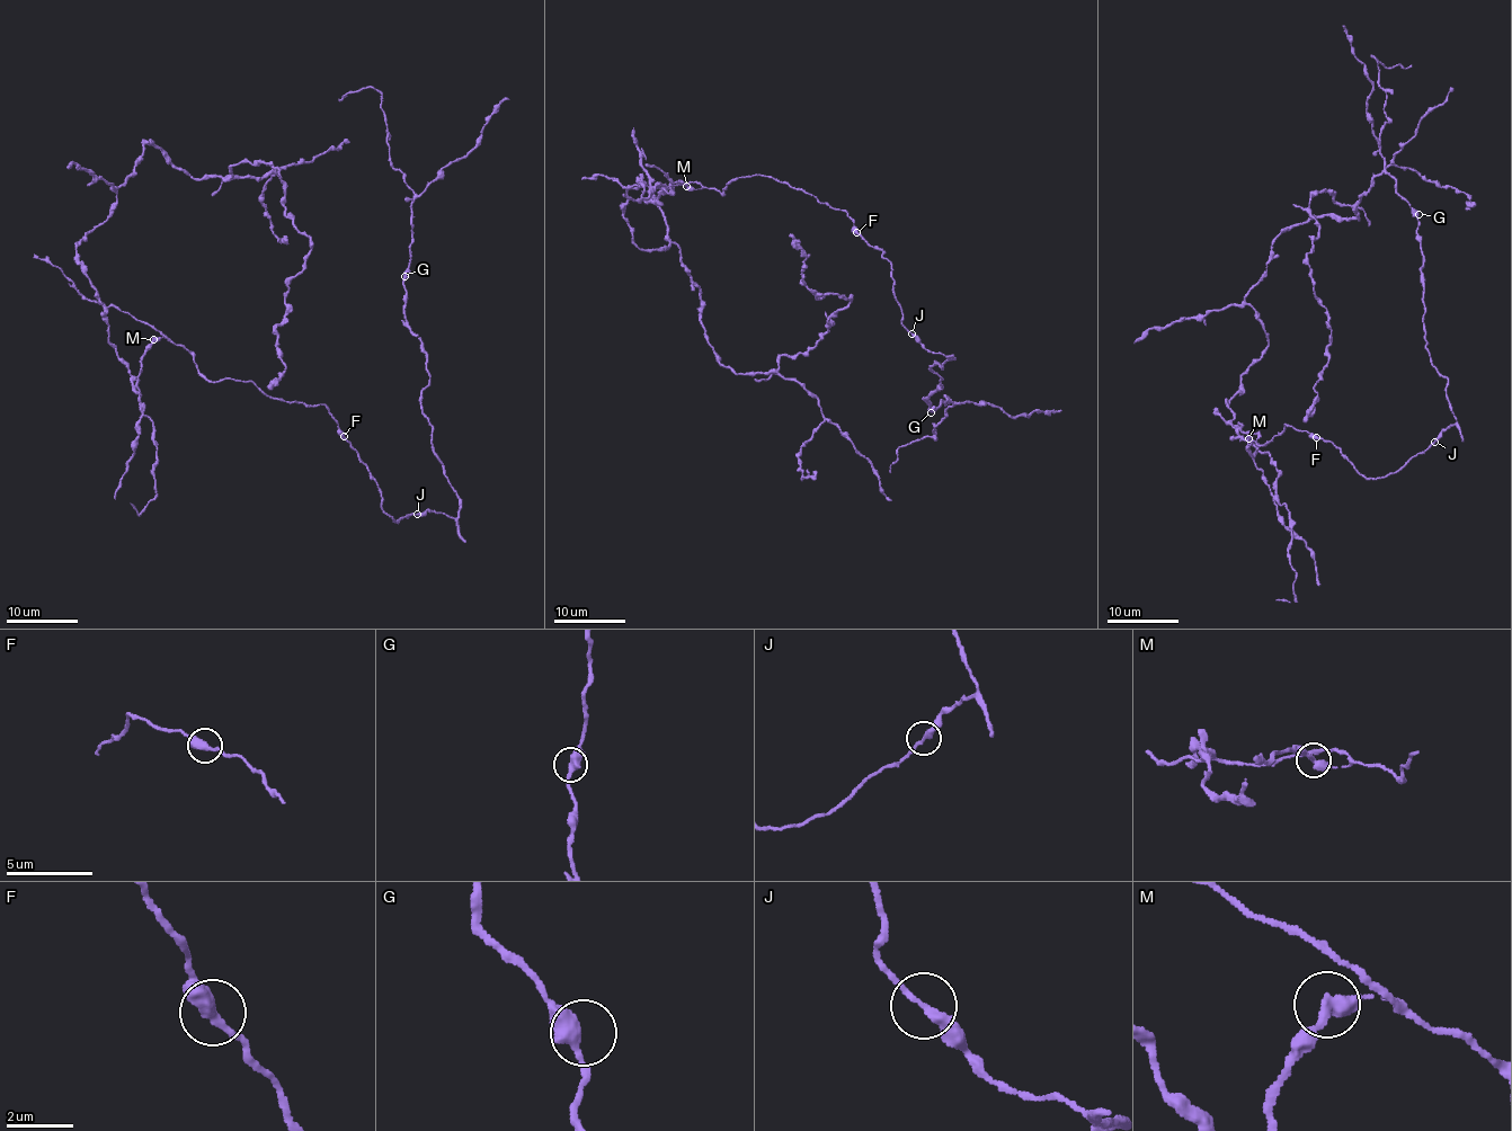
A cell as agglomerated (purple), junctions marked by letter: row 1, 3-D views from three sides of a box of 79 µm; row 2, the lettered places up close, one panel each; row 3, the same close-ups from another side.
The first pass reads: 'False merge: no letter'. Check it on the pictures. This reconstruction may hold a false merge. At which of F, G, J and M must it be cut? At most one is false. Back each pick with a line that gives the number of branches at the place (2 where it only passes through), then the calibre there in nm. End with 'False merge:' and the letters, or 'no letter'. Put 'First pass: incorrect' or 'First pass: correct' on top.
First pass: incorrect
M: branches 2; calibre 360 nm
False merge: M

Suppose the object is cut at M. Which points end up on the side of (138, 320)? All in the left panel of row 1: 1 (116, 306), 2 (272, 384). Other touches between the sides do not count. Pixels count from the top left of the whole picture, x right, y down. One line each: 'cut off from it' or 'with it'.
1: with it
2: cut off from it

